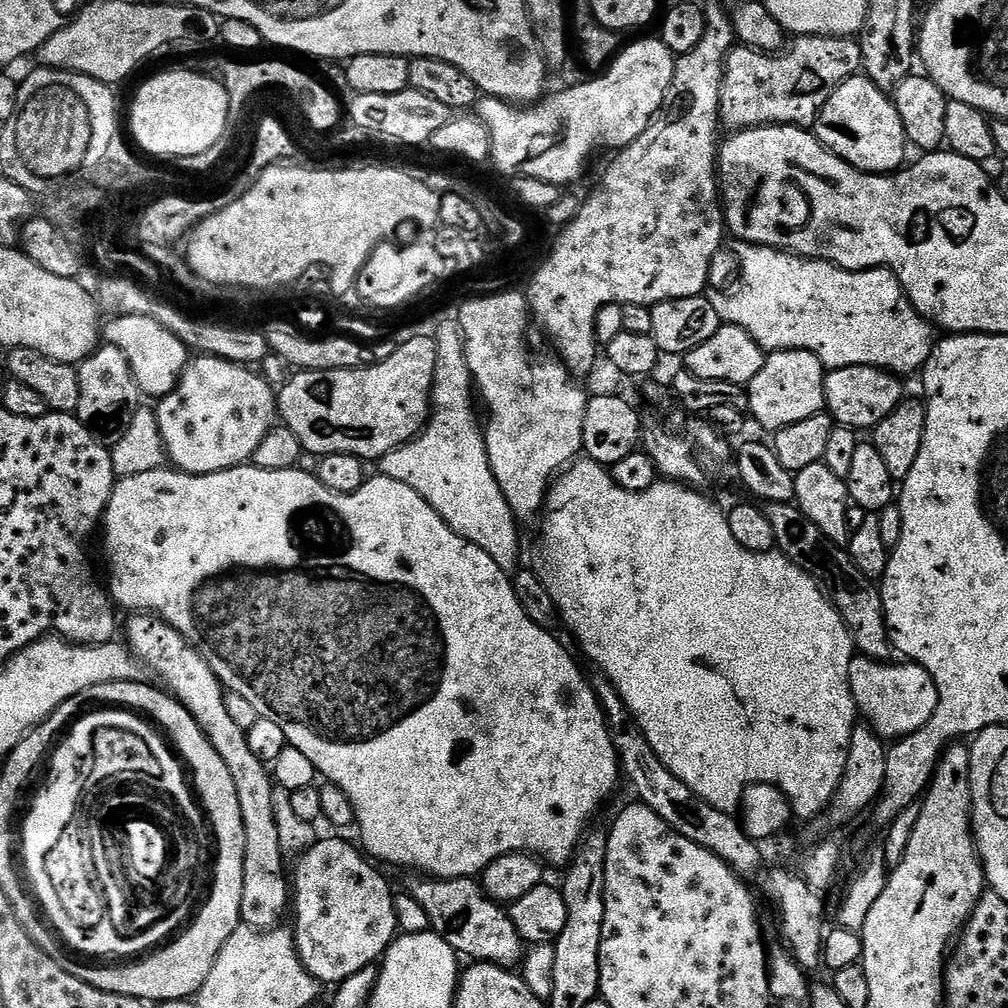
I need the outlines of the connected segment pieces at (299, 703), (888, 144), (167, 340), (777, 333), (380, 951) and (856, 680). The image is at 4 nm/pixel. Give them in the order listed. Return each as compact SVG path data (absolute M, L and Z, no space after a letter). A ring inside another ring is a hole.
M161 466L154 470L146 470L146 474L134 474L117 479L116 489L112 491L112 497L102 521L104 548L108 551L108 568L112 571L110 595L113 601L121 609L122 607L129 608L127 610L129 613L151 614L166 621L170 627L178 630L178 634L182 634L197 648L204 661L210 666L210 670L214 670L214 674L228 692L248 699L263 719L282 726L282 734L286 734L289 745L300 750L302 754L306 754L306 757L310 758L310 762L316 767L317 773L321 777L324 776L323 779L327 783L337 784L346 794L346 798L350 798L356 815L355 827L360 828L361 841L359 840L359 843L369 857L377 856L377 858L372 858L377 861L385 860L388 864L397 864L400 868L417 868L420 871L417 873L427 874L429 877L441 880L453 880L459 876L479 877L484 868L490 866L490 862L510 852L531 854L549 865L550 863L561 864L561 866L571 864L573 856L576 855L576 849L579 848L581 840L586 835L586 829L593 823L591 822L592 815L599 810L600 803L615 790L616 783L622 780L620 760L616 757L616 747L608 729L604 711L600 708L600 699L596 697L593 681L591 679L588 681L584 677L584 672L576 665L575 658L552 637L553 633L549 629L538 626L530 622L530 618L526 618L526 610L522 610L516 592L512 589L509 573L503 572L498 562L494 562L494 558L486 554L486 550L474 546L470 541L461 538L454 530L450 530L450 526L442 522L440 515L420 495L410 490L410 486L406 486L403 479L392 474L377 474L365 479L362 487L354 494L338 494L326 490L326 486L322 486L319 475L312 473L311 476L308 472L300 471L299 467L290 470L262 470L255 466L241 466L228 468L224 472L194 476L190 472Z
M851 76L822 106L814 125L814 134L824 147L860 172L895 174L905 167L904 151L909 151L908 138L904 134L902 118L898 114L893 97L883 92L867 76Z
M148 315L113 317L107 322L102 330L103 337L107 343L115 344L126 354L141 393L145 397L154 398L153 400L161 400L172 392L190 359L190 350L185 344Z
M745 243L739 247L740 289L733 296L713 295L711 302L724 324L736 324L746 330L746 334L750 334L750 338L754 338L765 353L806 350L813 352L828 370L846 366L874 366L897 374L919 373L930 358L934 347L933 329L929 321L916 313L904 294L900 279L887 268L847 272L835 264L827 264L825 260L809 260L806 256L797 256L779 248Z
M317 839L316 843L299 857L300 865L296 868L296 876L294 872L296 952L304 963L304 969L321 985L338 986L346 978L350 978L350 974L358 974L358 970L373 967L398 935L394 891L392 892L391 886L388 885L387 878L375 868L377 865L365 859L361 849L353 844L347 844L344 840Z
M856 654L853 655L850 666L852 697L859 715L885 742L909 736L922 726L926 726L926 722L936 713L938 706L936 683L926 669L911 662L896 663L871 660L869 656Z

